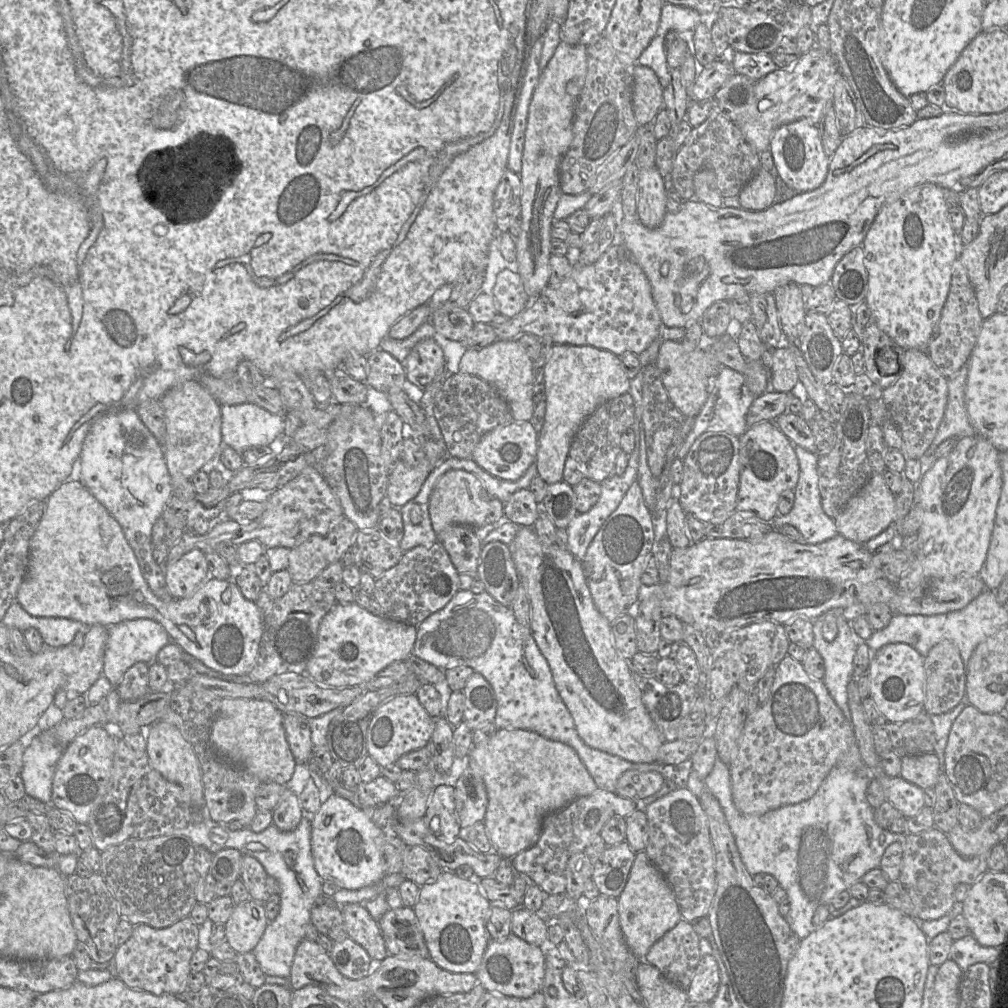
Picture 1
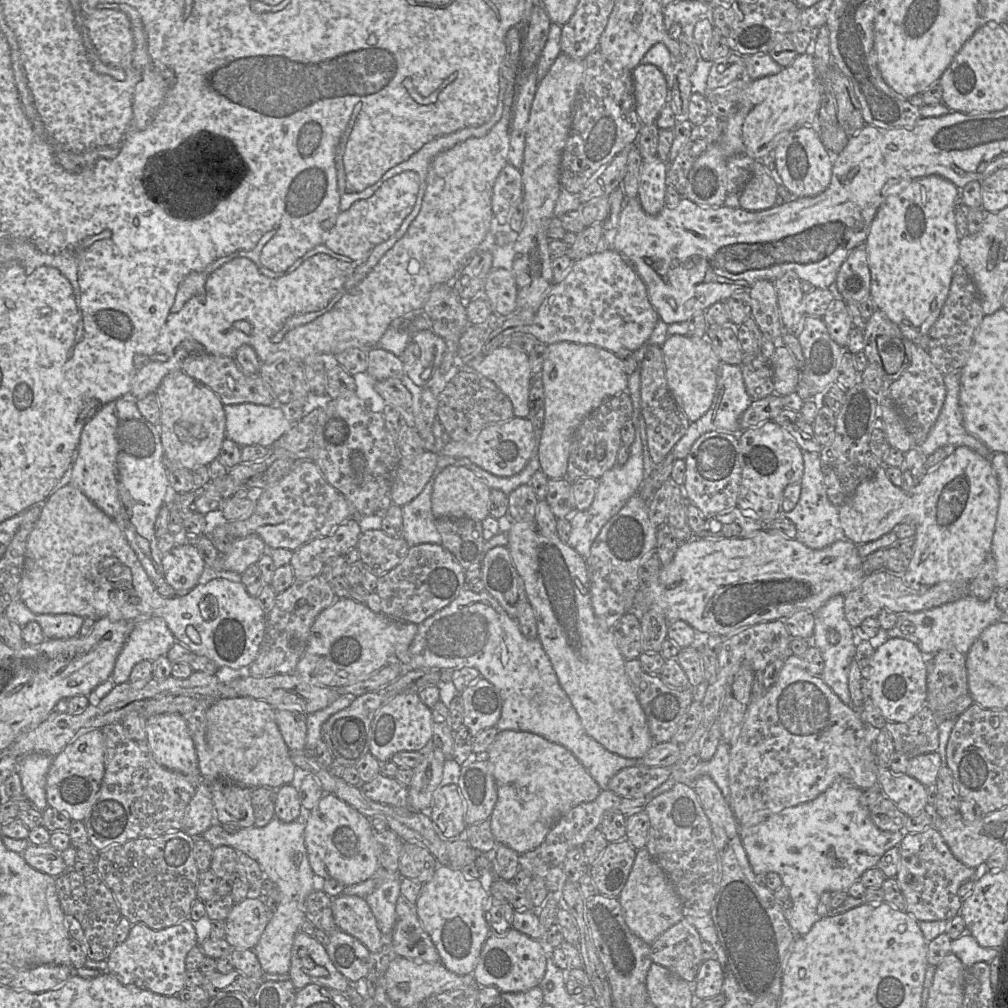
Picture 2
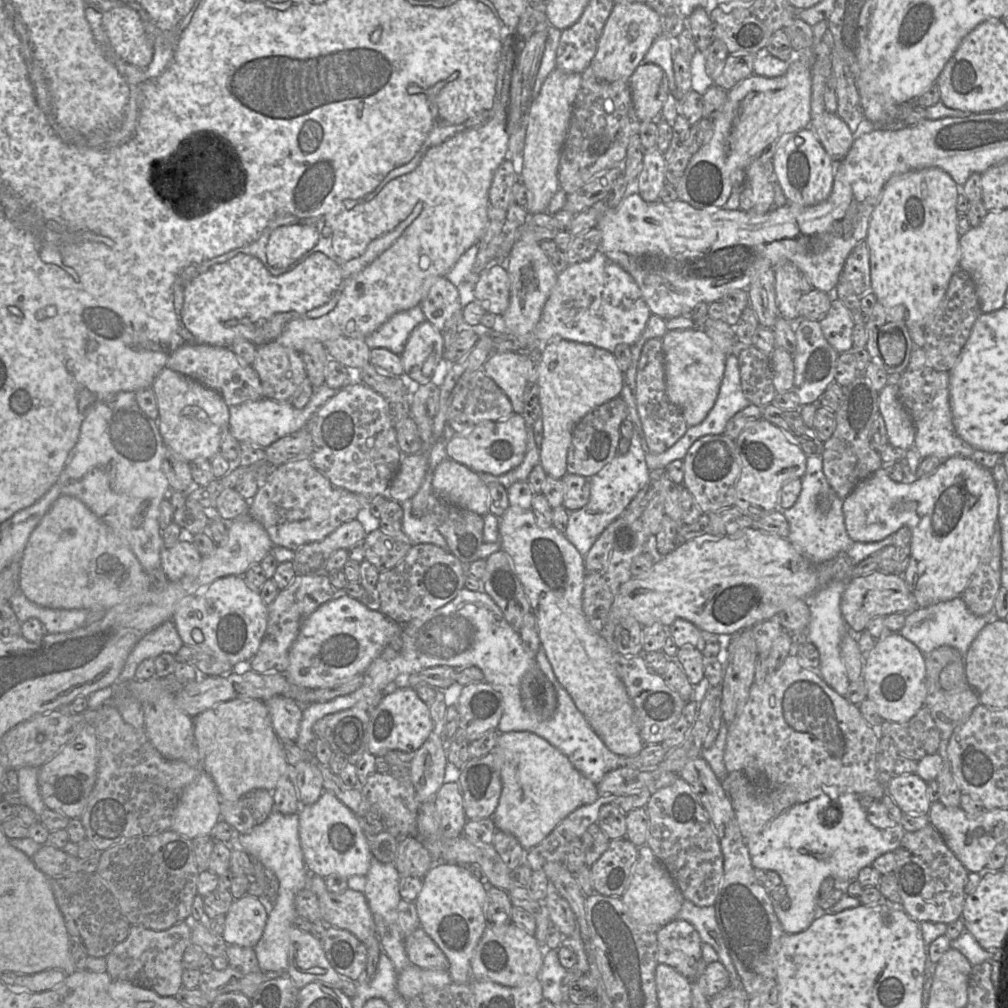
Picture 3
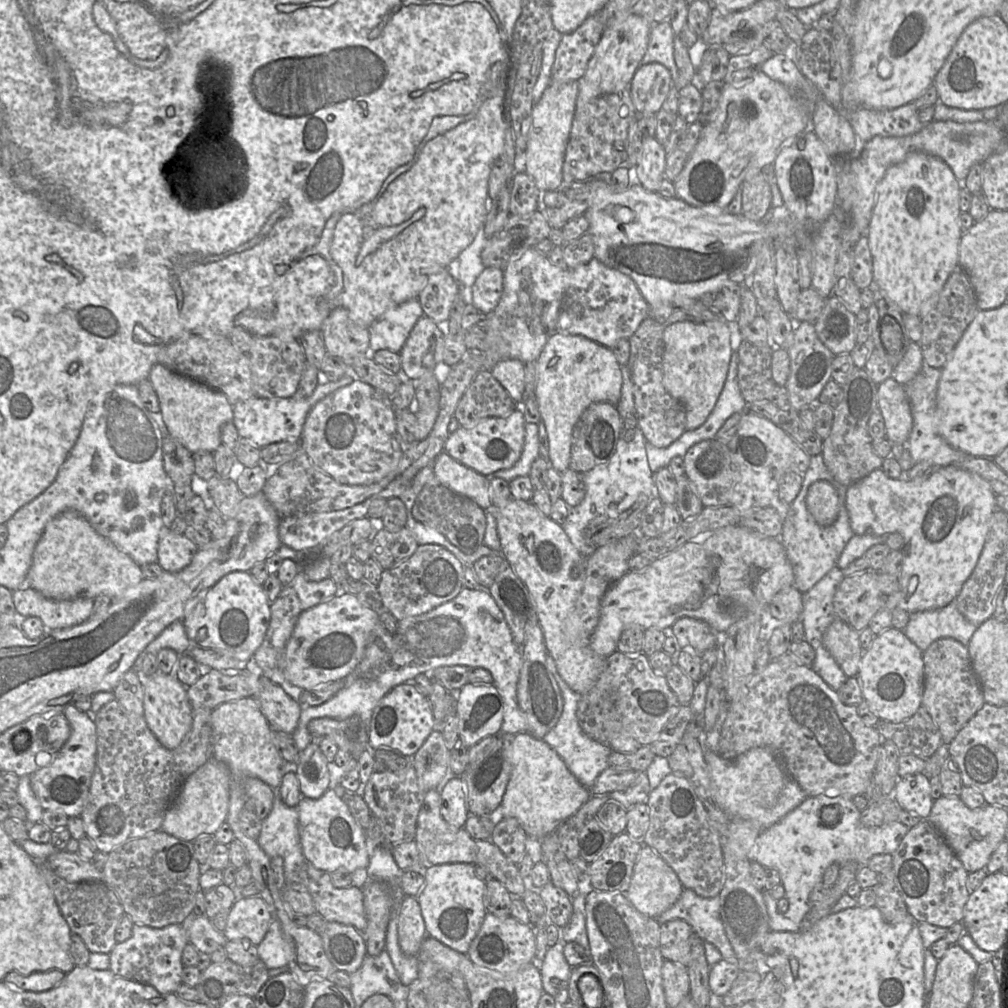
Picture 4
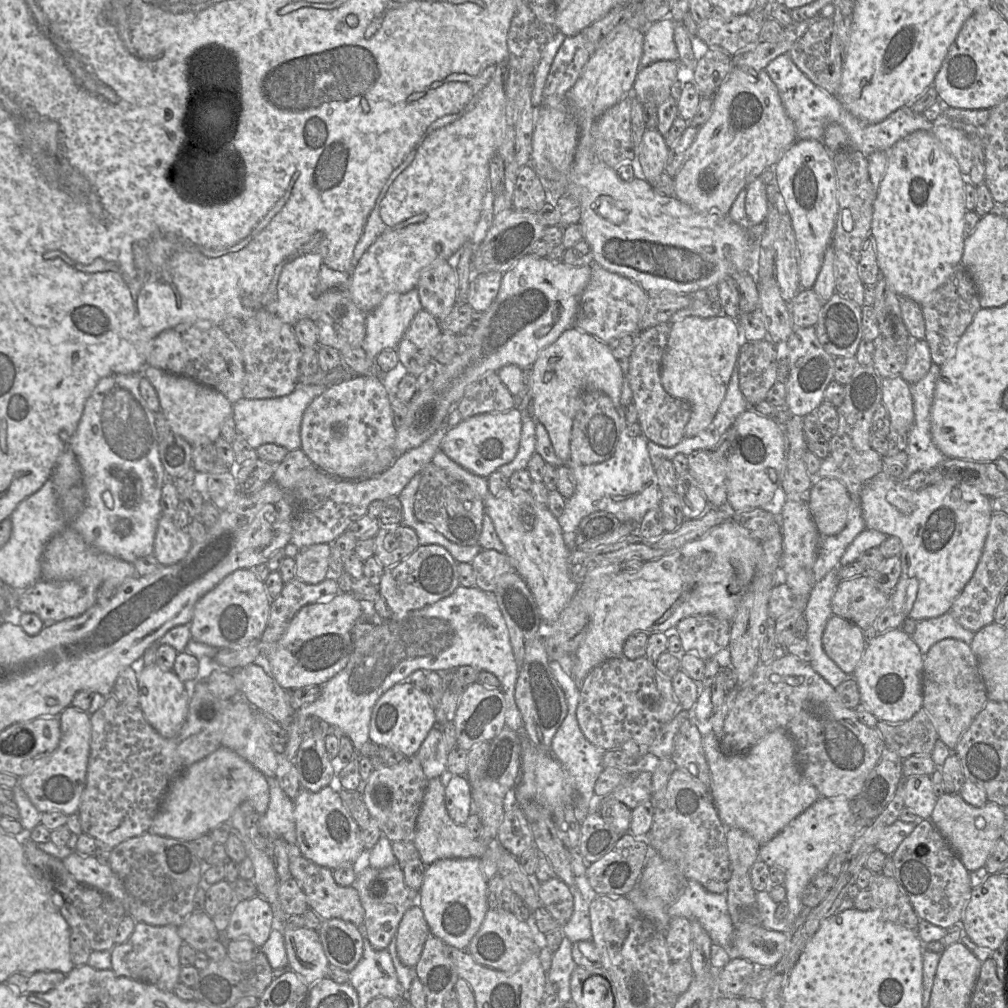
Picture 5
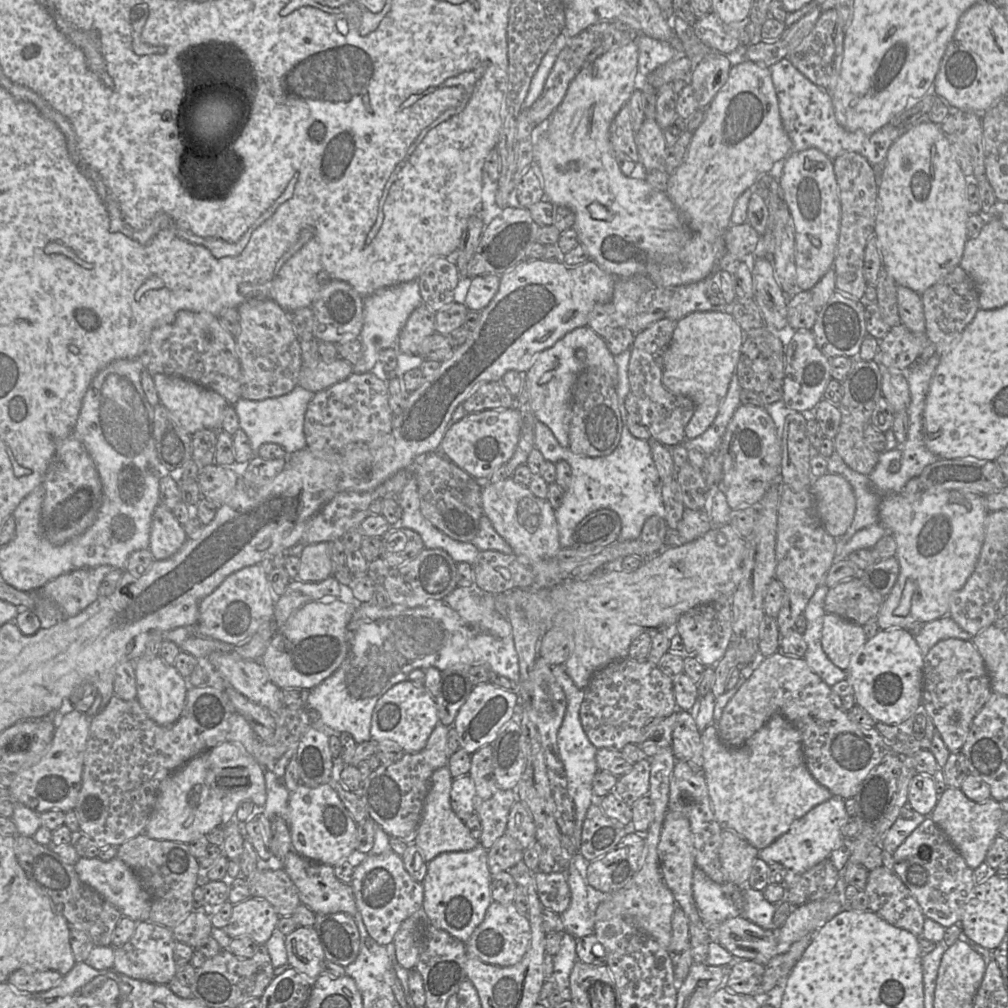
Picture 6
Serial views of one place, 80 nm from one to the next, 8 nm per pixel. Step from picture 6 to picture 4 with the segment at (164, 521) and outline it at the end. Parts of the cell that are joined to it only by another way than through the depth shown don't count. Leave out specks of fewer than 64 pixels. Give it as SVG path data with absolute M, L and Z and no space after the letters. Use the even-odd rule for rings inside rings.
M163 526L158 542L158 560L164 571L178 572L187 567L198 546L186 534L177 534Z

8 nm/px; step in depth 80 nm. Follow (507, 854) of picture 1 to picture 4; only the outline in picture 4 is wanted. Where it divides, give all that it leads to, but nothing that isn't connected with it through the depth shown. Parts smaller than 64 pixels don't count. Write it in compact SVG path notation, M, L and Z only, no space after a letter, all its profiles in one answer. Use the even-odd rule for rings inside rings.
M518 733L511 737L511 774L498 814L503 818L515 818L528 839L542 840L573 816L591 797L591 791L579 782L563 759L543 739L530 733Z

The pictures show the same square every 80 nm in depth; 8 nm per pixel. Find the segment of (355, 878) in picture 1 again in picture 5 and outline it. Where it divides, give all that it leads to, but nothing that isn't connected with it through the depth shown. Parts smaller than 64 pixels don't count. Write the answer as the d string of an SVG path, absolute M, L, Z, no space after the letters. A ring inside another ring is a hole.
M336 785L319 792L301 789L293 800L296 830L296 851L315 864L334 870L341 865L354 864L364 849L361 829L344 806Z

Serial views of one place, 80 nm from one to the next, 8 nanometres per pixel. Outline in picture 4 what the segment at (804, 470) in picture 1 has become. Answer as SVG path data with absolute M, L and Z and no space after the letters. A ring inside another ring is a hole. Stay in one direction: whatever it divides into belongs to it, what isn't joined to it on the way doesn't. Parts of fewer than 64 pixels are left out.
M822 455L810 456L810 466L803 475L803 483L796 499L790 504L787 515L783 521L780 542L783 544L788 560L794 571L794 586L801 592L807 593L814 587L833 567L854 536L849 522L849 514L845 506L847 487L837 482L824 464ZM817 481L828 481L837 491L839 498L839 514L837 520L830 526L820 526L807 509L806 497L812 484Z

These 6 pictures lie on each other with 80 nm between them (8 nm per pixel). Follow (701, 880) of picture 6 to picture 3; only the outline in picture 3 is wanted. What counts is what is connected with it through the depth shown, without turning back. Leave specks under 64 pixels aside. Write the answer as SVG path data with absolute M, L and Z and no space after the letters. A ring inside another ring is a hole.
M684 899L675 919L684 920L692 924L700 935L702 942L710 944L715 949L719 957L718 961L727 965L735 982L742 983L718 926L714 905L700 907Z

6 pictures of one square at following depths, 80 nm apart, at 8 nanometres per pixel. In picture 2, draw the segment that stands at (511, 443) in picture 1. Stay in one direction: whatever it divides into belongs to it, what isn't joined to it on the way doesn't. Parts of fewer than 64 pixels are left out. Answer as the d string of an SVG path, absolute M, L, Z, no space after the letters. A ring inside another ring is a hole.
M513 417L508 421L484 428L473 441L450 441L440 455L467 458L481 469L498 477L511 477L520 473L528 464L535 448L535 432L527 418Z

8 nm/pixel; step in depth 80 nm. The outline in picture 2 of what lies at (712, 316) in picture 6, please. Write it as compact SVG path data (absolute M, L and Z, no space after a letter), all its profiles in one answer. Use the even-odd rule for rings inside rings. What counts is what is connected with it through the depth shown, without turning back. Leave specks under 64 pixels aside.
M668 335L661 346L669 391L689 422L701 418L710 408L722 364L711 344L703 337Z

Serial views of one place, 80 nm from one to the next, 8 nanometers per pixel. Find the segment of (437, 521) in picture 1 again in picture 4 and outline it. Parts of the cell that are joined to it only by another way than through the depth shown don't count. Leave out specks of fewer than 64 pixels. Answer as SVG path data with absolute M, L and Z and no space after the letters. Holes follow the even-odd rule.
M442 451L433 461L434 475L452 491L474 501L482 509L491 506L490 480Z

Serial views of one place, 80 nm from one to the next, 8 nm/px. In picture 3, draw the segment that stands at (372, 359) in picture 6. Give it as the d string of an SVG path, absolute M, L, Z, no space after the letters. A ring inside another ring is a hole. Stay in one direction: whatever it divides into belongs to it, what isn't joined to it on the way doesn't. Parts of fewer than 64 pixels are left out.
M419 304L395 313L364 340L370 349L386 348L401 355L411 332L425 320L426 317Z

